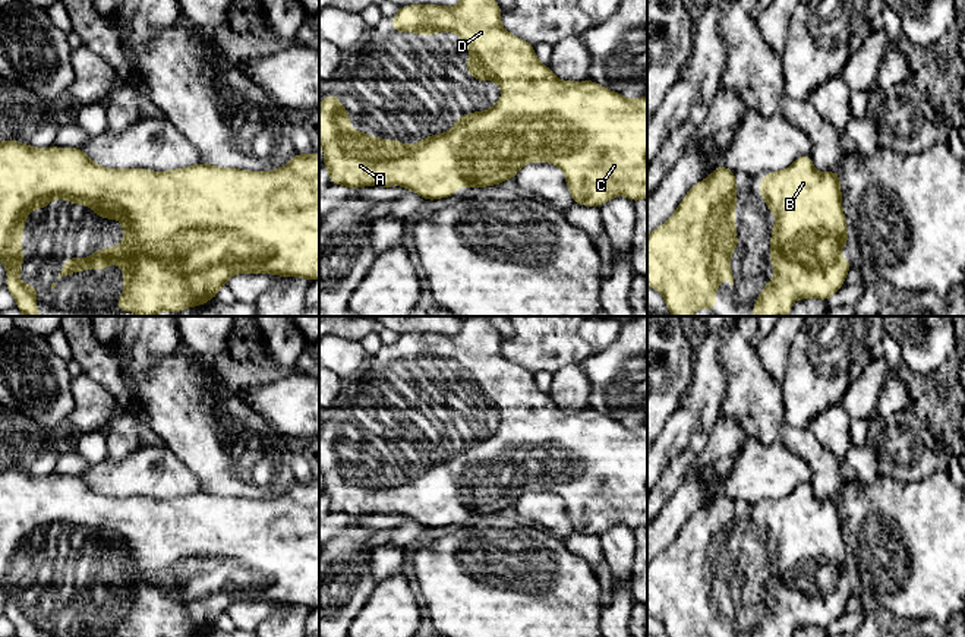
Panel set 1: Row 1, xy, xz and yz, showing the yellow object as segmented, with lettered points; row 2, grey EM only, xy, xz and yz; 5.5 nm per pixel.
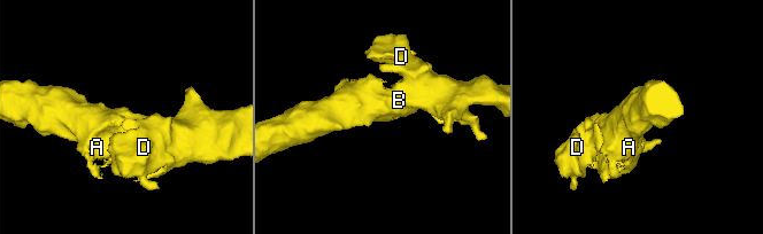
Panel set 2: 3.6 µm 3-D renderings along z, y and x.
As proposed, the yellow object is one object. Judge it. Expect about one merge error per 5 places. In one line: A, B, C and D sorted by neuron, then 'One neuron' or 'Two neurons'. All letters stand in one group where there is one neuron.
Groups: A B C D. One neuron

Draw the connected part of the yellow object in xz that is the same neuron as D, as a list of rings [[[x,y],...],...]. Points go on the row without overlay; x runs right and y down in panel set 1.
[[[470,316],[463,319],[454,335],[438,332],[409,332],[390,347],[395,360],[417,360],[431,365],[433,360],[457,360],[470,378],[467,400],[476,409],[495,409],[502,425],[491,438],[464,441],[447,461],[426,464],[409,474],[398,467],[388,470],[384,466],[370,466],[362,458],[351,458],[349,445],[340,426],[327,423],[319,431],[319,473],[324,477],[324,496],[329,501],[331,513],[344,513],[351,518],[362,514],[404,514],[426,529],[455,524],[460,513],[472,518],[501,513],[529,491],[552,491],[565,501],[567,515],[574,532],[602,534],[606,529],[624,523],[633,530],[647,527],[647,426],[627,428],[595,409],[559,409],[551,395],[543,394],[534,375],[527,369],[507,360],[501,353],[501,335],[486,318]]]

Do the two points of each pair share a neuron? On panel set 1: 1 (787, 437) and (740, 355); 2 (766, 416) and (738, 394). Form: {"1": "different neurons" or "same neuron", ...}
{"1": "same neuron", "2": "same neuron"}

